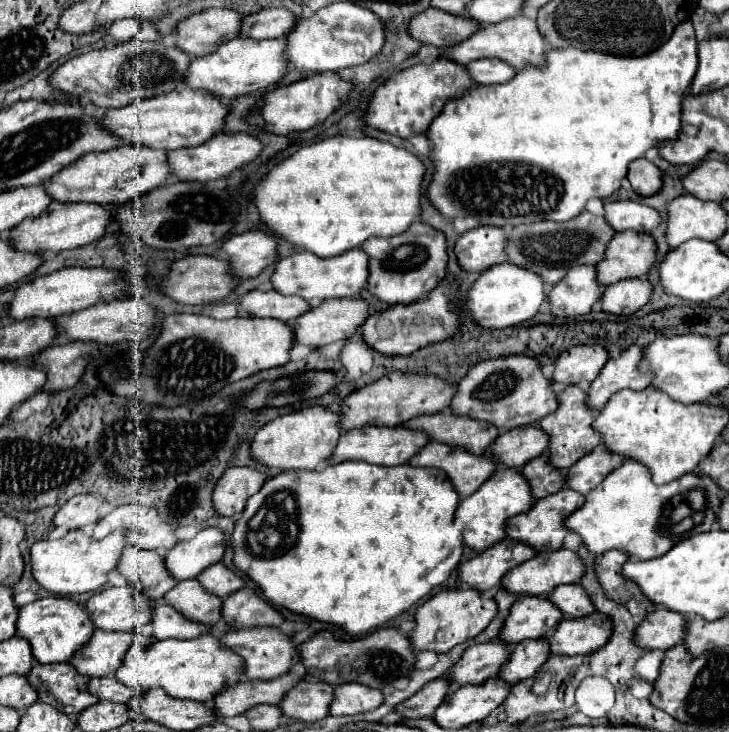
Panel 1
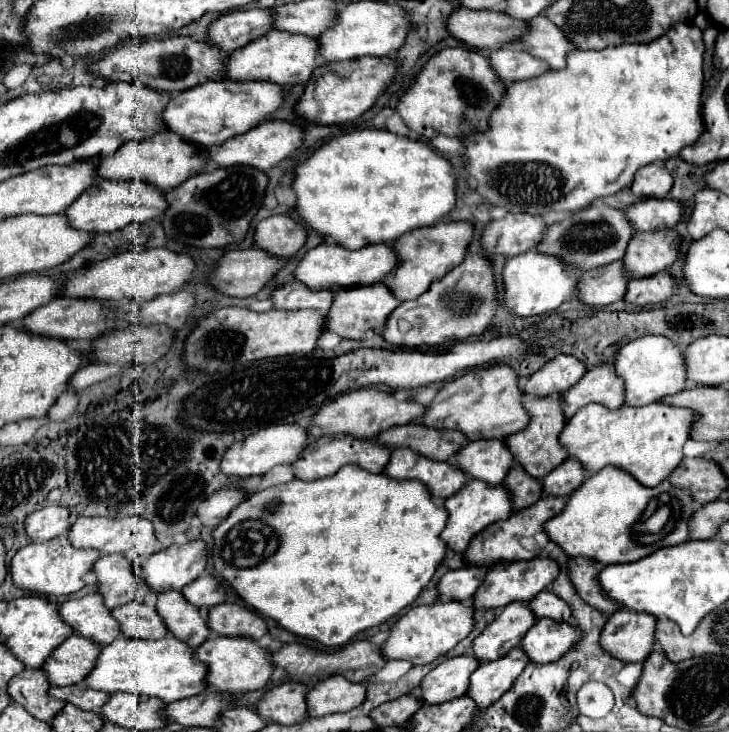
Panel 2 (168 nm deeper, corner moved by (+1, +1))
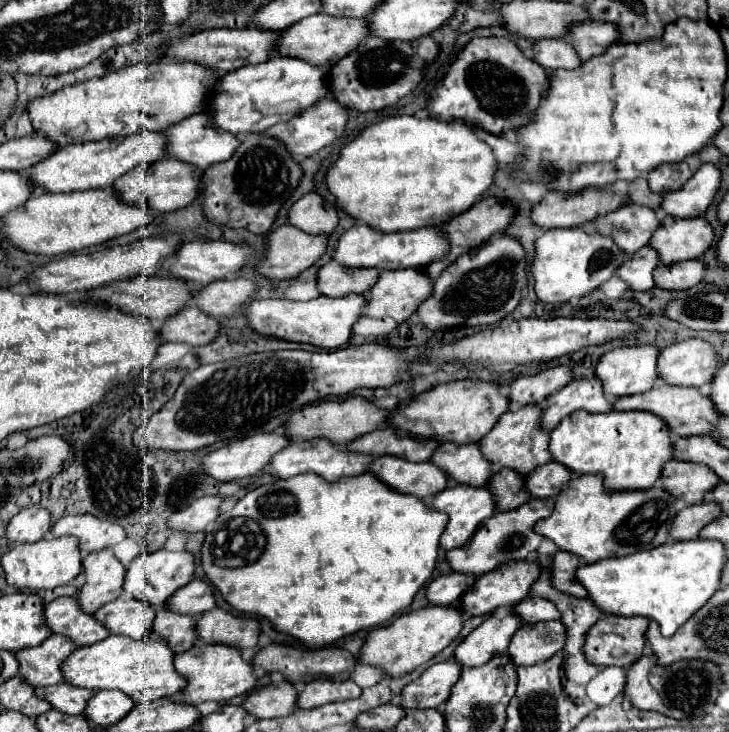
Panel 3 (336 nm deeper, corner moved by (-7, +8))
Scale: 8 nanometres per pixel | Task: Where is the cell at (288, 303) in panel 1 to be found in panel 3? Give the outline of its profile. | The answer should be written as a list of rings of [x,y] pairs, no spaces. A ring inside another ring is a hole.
[[[333,260],[319,268],[317,272],[317,288],[321,296],[329,298],[343,298],[347,294],[365,294],[367,286],[377,280],[375,270],[367,272],[367,268],[357,268],[351,272],[351,268],[343,268],[341,264],[335,264]]]

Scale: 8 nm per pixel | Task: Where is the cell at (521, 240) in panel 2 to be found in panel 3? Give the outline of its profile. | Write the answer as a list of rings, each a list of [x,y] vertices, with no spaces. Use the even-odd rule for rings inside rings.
[[[595,188],[571,196],[547,192],[531,206],[529,218],[543,232],[555,228],[577,228],[587,220],[593,220],[593,216],[599,216],[599,212],[609,212],[617,206],[621,206],[617,198],[607,196]]]

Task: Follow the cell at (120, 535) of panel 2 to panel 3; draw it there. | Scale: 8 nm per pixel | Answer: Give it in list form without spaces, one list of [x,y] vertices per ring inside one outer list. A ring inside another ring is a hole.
[[[75,514],[75,516],[59,518],[53,524],[53,534],[75,536],[79,540],[79,548],[83,556],[85,552],[97,552],[115,546],[127,538],[123,526],[109,520],[99,520],[93,514]]]

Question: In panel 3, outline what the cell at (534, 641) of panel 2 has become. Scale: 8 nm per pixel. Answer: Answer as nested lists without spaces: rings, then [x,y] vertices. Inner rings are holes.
[[[549,620],[539,624],[523,624],[515,632],[507,654],[517,666],[531,666],[555,656],[567,638],[567,630],[561,620]]]

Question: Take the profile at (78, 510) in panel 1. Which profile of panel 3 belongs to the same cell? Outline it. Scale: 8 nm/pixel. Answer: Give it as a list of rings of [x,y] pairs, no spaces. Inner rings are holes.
[[[31,506],[23,508],[7,526],[7,538],[17,544],[17,542],[37,542],[47,532],[51,530],[53,520],[51,512],[41,506]]]

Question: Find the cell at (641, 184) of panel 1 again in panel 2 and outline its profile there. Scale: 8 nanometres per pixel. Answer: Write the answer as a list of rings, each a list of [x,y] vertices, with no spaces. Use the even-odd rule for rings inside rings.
[[[649,165],[649,167],[643,167],[637,171],[631,191],[639,199],[649,199],[649,197],[663,199],[663,197],[667,197],[671,187],[673,187],[673,177],[669,175],[669,171],[659,165]]]

